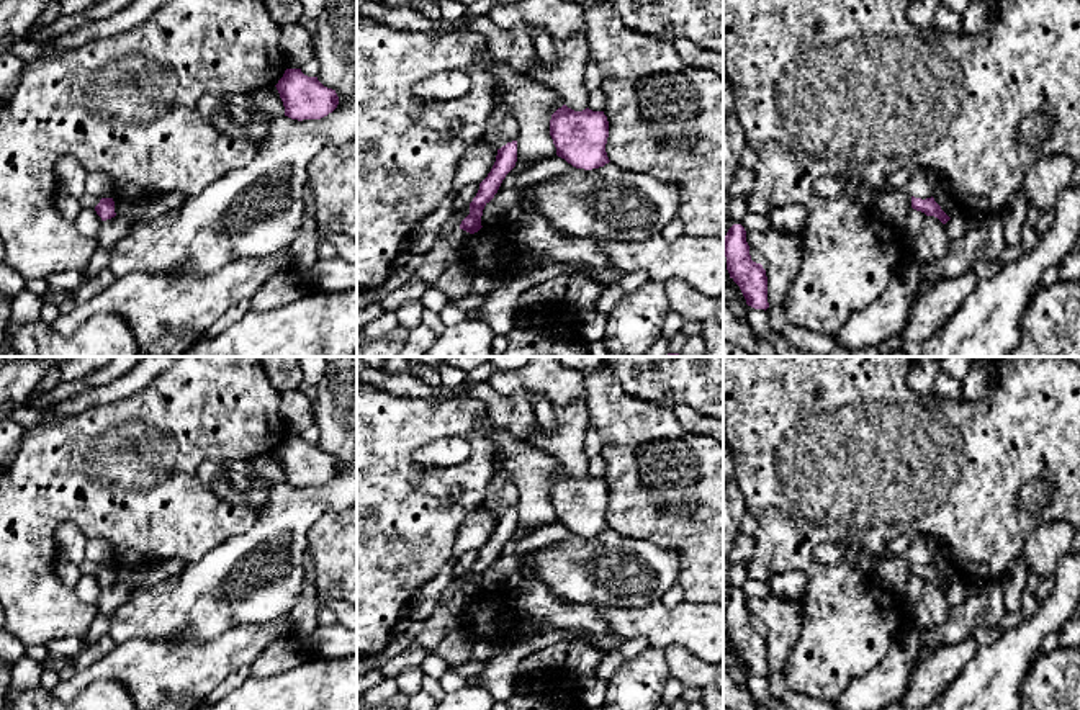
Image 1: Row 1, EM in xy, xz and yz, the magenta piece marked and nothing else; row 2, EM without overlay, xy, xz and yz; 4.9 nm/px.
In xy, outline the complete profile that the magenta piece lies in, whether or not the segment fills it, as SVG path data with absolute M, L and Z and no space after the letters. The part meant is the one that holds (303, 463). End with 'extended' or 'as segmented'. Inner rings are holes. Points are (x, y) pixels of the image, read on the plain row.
M286 435L275 452L291 486L321 486L339 471L335 456L324 453L317 443L308 443L301 435Z | as segmented

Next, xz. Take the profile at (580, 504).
M563 471L550 486L556 522L576 535L592 537L609 530L605 510L609 488L604 478L574 478Z | as segmented

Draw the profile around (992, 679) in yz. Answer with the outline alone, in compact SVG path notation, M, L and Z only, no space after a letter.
M1080 551L1057 564L1054 589L1037 612L987 646L926 710L1019 710L1021 685L1042 651L1042 640L1059 633L1080 607Z

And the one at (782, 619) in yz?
M777 597L746 599L749 613L763 620L767 643L769 672L782 672L789 653L799 641L802 627L802 605Z

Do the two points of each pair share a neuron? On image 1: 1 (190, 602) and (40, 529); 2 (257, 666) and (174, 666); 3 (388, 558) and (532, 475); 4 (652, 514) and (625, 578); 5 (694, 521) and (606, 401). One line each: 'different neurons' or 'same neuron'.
1: different neurons
2: different neurons
3: different neurons
4: different neurons
5: same neuron

